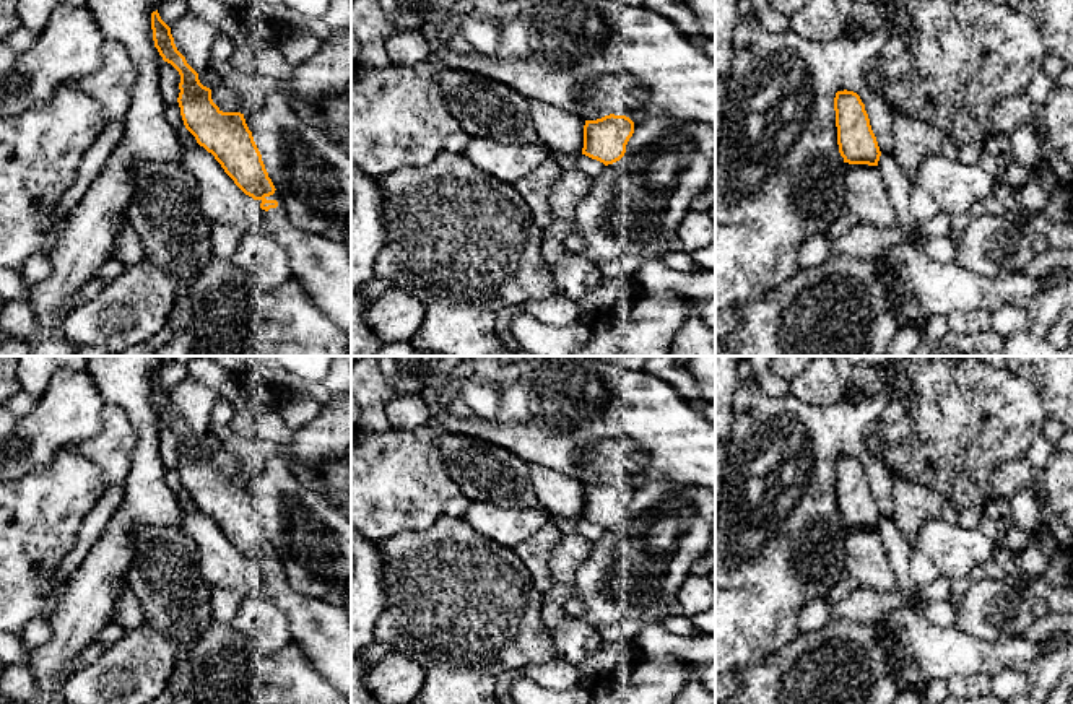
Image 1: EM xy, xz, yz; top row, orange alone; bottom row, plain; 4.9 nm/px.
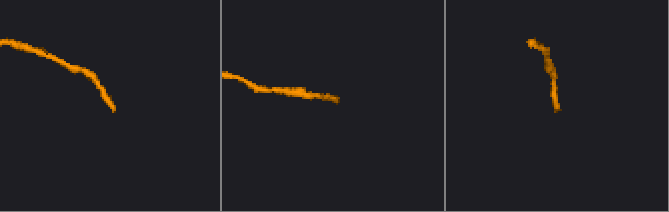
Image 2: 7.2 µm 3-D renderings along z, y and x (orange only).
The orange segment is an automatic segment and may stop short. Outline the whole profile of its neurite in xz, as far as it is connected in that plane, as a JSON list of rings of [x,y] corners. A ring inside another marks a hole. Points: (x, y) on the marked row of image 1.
[[[610,114],[597,120],[585,120],[582,154],[605,166],[613,164],[624,156],[632,133],[634,122],[626,115]]]

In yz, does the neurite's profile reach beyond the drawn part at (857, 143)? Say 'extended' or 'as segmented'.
as segmented

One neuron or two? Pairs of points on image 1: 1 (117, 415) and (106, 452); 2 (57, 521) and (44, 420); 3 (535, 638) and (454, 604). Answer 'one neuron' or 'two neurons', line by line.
1: one neuron
2: two neurons
3: one neuron

